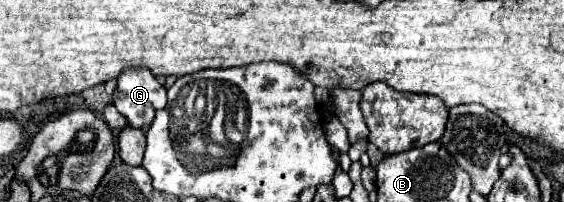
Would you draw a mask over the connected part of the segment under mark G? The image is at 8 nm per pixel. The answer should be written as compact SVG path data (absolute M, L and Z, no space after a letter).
M125 68L117 78L113 104L133 128L145 128L153 122L155 112L167 104L167 90L151 70Z

